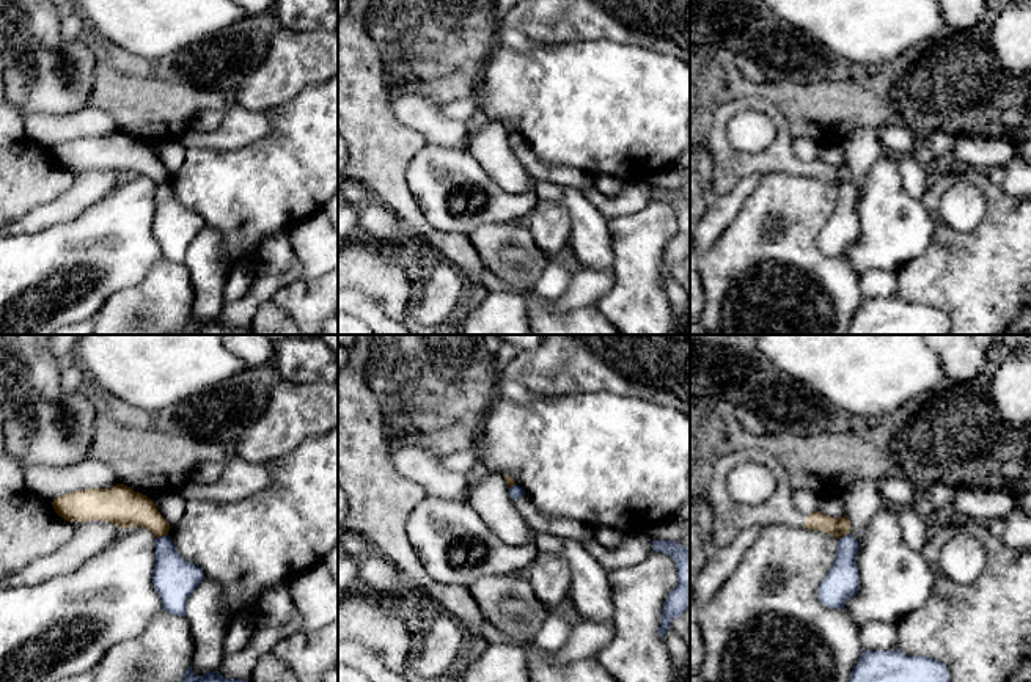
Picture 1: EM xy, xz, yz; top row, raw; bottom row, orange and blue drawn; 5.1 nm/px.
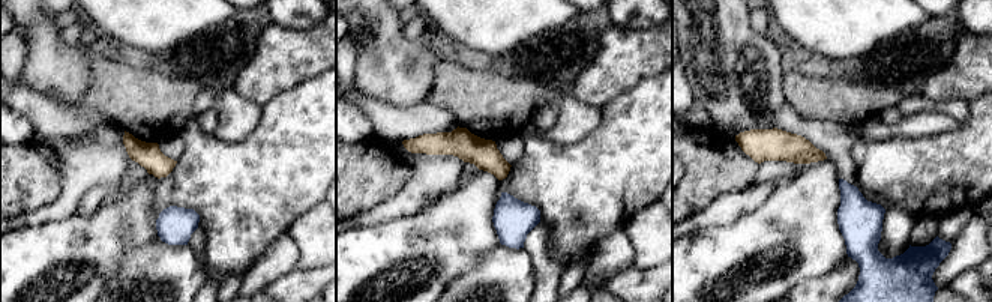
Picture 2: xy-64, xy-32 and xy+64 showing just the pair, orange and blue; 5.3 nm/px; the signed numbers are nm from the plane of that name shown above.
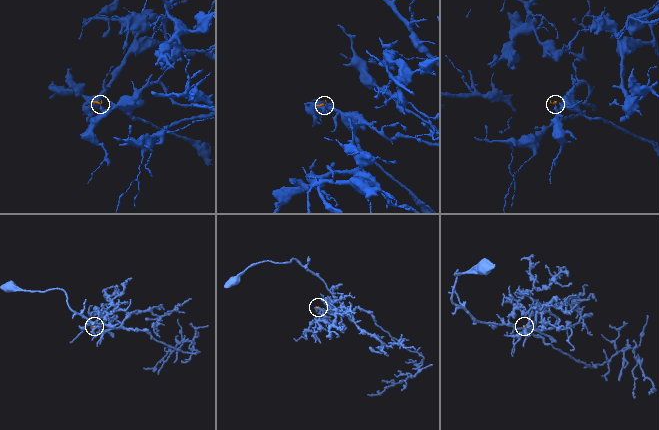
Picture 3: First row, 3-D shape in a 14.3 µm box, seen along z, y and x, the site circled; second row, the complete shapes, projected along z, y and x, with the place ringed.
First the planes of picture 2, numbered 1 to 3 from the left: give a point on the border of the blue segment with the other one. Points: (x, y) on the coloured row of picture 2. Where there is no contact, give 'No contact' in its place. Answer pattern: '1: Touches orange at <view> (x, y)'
1: No contact
2: No contact
3: No contact

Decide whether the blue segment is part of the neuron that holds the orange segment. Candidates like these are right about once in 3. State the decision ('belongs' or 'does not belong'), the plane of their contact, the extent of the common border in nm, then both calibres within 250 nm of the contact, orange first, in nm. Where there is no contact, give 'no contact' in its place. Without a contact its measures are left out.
does not belong; contact in xy; length 70 nm; calibres 200 and 220 nm

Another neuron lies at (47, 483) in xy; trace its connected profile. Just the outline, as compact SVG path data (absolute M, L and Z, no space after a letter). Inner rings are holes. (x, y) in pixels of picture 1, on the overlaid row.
M96 459L66 467L47 467L17 460L25 478L25 492L46 501L57 497L86 489L110 489L123 484L112 467Z

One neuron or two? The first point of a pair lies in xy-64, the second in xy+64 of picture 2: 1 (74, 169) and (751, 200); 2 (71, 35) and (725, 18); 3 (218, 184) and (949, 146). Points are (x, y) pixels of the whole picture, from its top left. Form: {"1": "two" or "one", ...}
{"1": "one", "2": "two", "3": "one"}

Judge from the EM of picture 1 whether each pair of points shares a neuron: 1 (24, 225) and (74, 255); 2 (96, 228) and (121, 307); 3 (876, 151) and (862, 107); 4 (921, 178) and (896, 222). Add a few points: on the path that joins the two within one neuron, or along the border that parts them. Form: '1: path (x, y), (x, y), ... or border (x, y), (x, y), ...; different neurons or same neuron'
1: border (71, 219), (40, 231), (16, 236); different neurons
2: border (148, 272), (137, 283), (115, 291), (90, 318); different neurons
3: border (876, 129), (855, 128), (841, 143); different neurons
4: border (896, 161), (901, 187), (909, 195), (921, 200); different neurons

